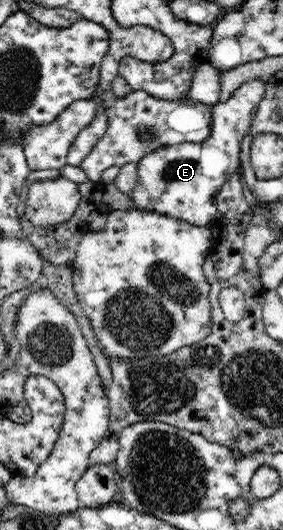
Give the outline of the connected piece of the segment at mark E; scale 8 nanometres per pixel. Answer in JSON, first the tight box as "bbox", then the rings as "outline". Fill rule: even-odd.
{"bbox":[128,79,266,227],"outline":[[[253,79],[244,82],[233,94],[226,96],[221,103],[210,105],[212,112],[212,129],[210,135],[200,143],[180,142],[174,145],[163,145],[152,150],[149,154],[143,154],[137,163],[137,179],[135,190],[128,194],[130,210],[138,210],[139,213],[156,213],[166,215],[179,221],[187,222],[197,227],[208,227],[216,219],[217,198],[223,184],[227,182],[230,174],[239,172],[241,166],[240,144],[242,138],[248,133],[255,116],[256,108],[263,100],[266,91],[266,81]]]}

